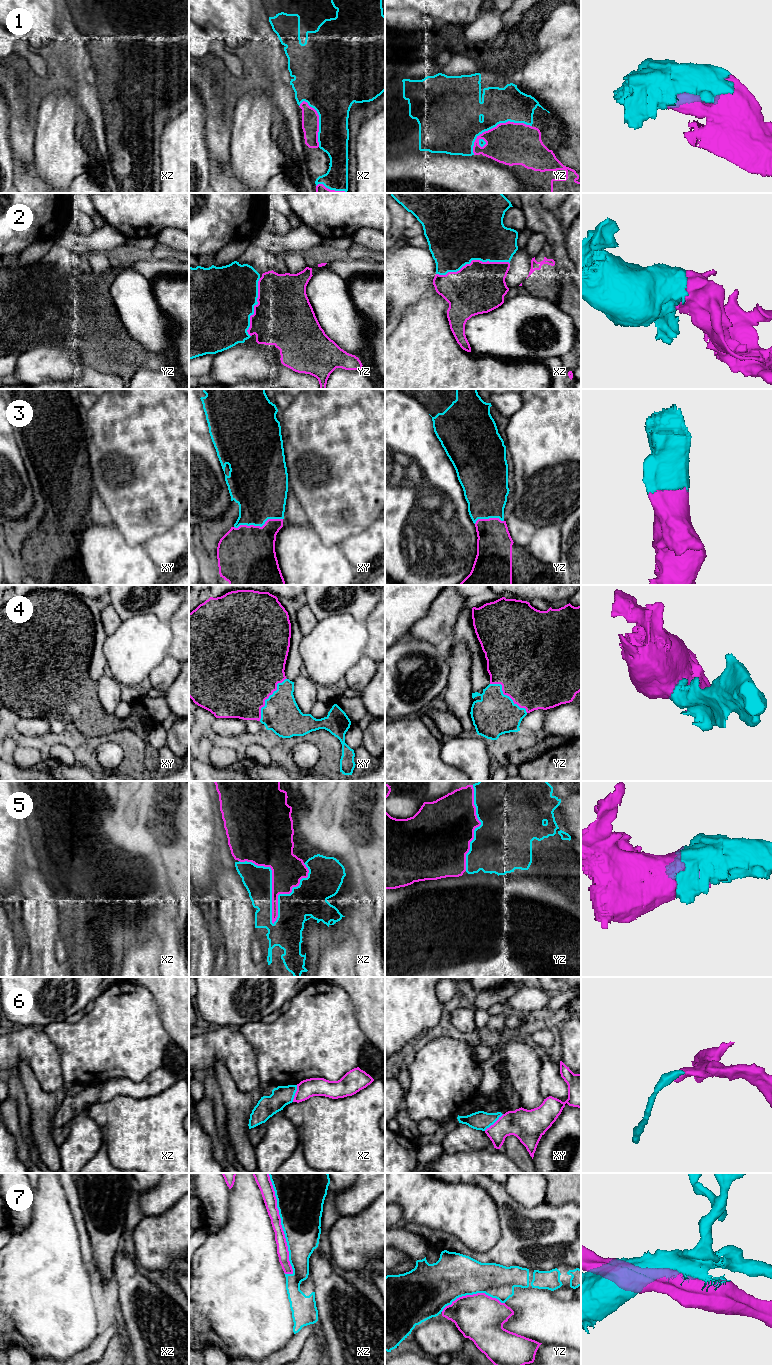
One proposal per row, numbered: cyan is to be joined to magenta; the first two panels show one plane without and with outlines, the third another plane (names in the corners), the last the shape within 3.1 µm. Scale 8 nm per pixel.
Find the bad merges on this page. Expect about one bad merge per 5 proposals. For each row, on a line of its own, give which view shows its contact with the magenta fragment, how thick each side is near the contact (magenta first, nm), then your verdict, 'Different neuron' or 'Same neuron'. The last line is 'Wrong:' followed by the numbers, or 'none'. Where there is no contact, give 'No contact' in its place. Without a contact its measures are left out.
1: Touches magenta in yz. Thickness 340 nm (magenta) against 280 nm. Same neuron
2: Touches magenta in xz. Thickness 420 nm (magenta) against 500 nm. Same neuron
3: Touches magenta in xy. Thickness 460 nm (magenta) against 400 nm. Same neuron
4: Touches magenta in xy. Thickness 500 nm (magenta) against 300 nm. Same neuron
5: Touches magenta in xz. Thickness 280 nm (magenta) against 220 nm. Same neuron
6: Touches magenta in xy. Thickness 240 nm (magenta) against 150 nm. Different neuron
7: Touches magenta in xz. Thickness 100 nm (magenta) against 380 nm. Different neuron
Wrong: 6, 7

